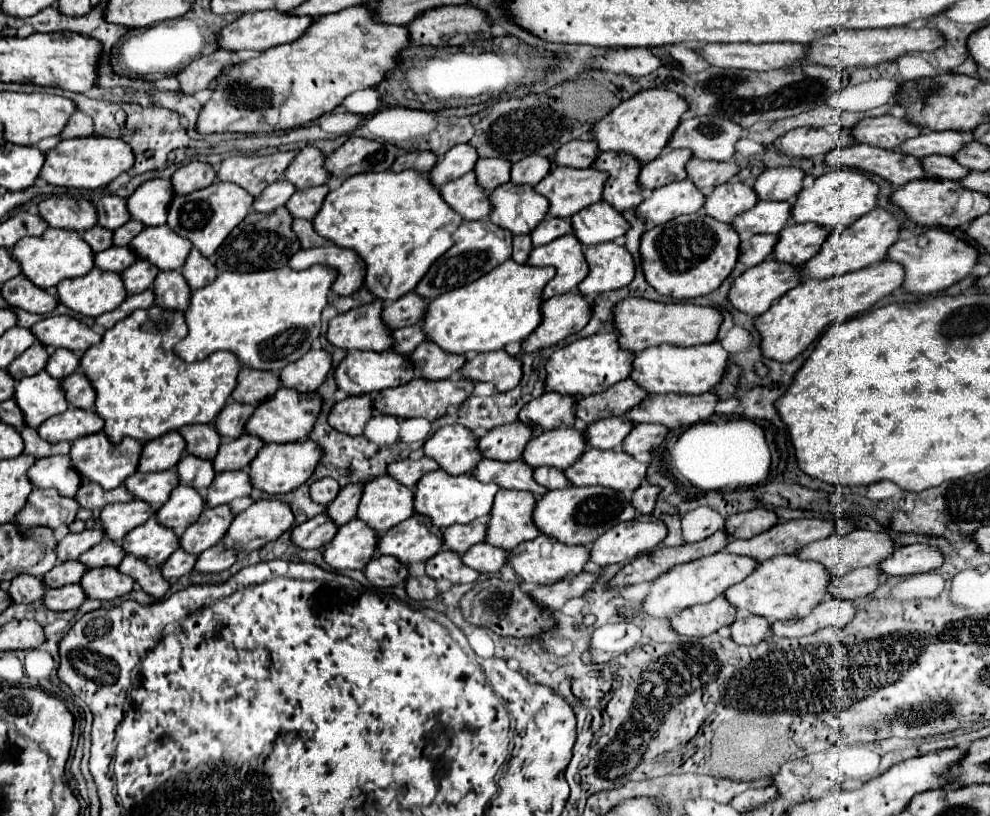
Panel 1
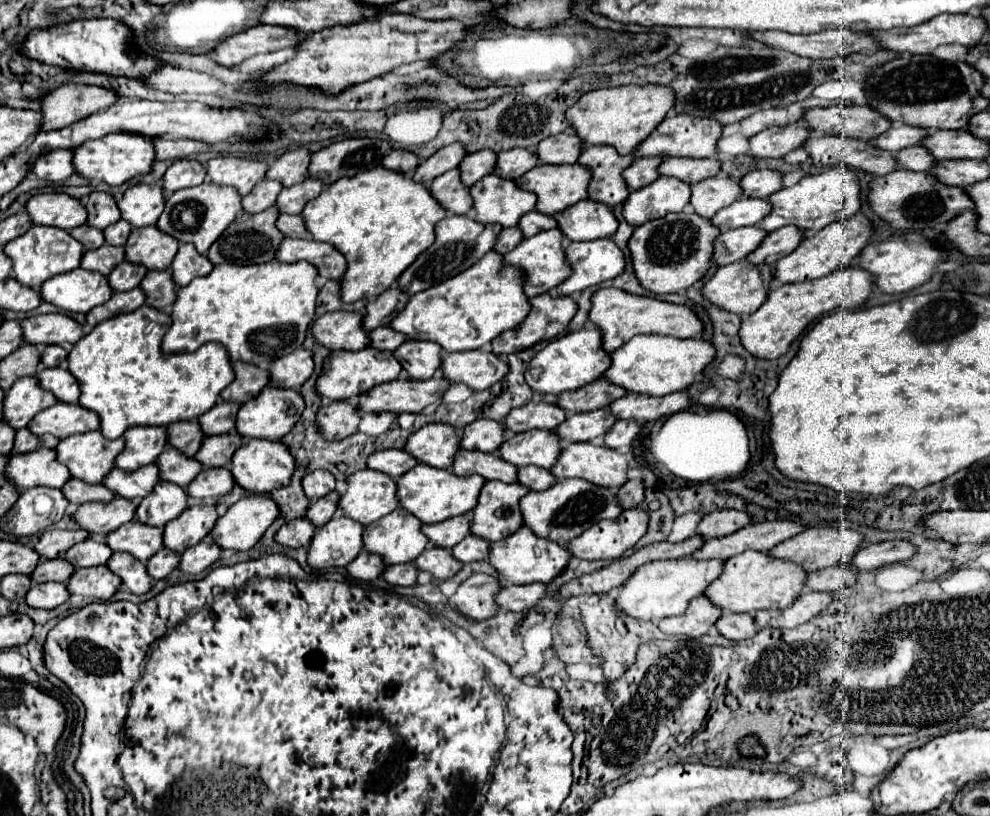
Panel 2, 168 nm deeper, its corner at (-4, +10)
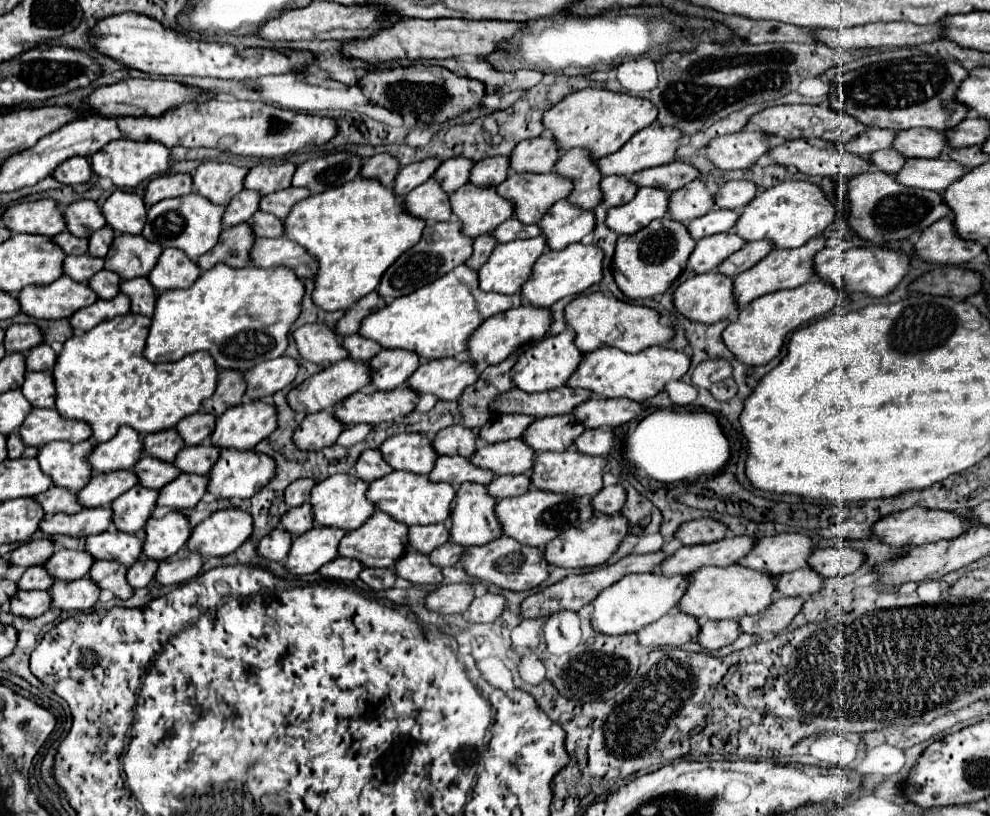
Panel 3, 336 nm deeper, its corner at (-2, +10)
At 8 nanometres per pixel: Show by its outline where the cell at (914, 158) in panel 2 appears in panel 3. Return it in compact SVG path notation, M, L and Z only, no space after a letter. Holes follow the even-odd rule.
M883 149L883 151L879 151L879 153L873 153L869 159L875 161L875 165L877 165L879 171L885 171L885 173L891 173L891 175L899 173L899 171L903 169L905 161L907 161L907 159L905 159L901 153L897 153L895 149Z

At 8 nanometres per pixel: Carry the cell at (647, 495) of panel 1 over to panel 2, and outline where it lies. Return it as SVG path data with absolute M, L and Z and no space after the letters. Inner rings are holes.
M629 479L617 491L617 499L621 501L621 509L639 507L639 503L643 501L643 483L641 483L641 479Z

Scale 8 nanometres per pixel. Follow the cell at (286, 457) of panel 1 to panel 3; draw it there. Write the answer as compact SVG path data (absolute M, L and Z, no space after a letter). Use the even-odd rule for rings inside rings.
M221 449L219 461L209 471L209 487L207 487L207 491L217 495L219 499L233 499L233 497L249 499L257 491L261 491L265 485L269 485L269 481L273 477L275 477L275 459L273 457L269 457L265 453L257 453L255 449L247 449L247 451Z

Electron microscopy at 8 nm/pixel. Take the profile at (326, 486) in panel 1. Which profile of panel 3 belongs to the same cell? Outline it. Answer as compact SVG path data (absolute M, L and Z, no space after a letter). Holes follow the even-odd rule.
M297 479L285 489L285 501L289 507L299 507L309 499L311 489L317 485L315 479Z

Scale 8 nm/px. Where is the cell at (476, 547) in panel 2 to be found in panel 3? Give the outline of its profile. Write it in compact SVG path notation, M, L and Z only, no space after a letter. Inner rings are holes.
M453 541L441 545L439 549L435 549L429 559L433 565L439 565L439 567L449 567L449 565L457 565L459 563L459 557L463 555L463 545L457 545Z

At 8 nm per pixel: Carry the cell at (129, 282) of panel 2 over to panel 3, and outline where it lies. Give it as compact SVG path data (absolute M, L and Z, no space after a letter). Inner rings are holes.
M99 271L95 273L95 277L91 277L89 281L91 289L95 289L95 293L101 297L101 299L111 299L119 293L119 285L121 285L121 277L113 271Z

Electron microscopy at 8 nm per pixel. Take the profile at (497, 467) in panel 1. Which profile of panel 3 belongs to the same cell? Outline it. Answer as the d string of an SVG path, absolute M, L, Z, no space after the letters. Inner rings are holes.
M439 457L435 463L435 469L431 471L429 479L431 481L445 481L451 485L461 485L465 481L475 481L481 485L489 485L493 481L495 473L489 469L477 467L471 463L467 457Z

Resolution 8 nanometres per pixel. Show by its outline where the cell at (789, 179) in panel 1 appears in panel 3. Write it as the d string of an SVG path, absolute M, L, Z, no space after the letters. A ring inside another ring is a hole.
M727 181L715 193L715 205L721 209L743 209L755 197L757 185L753 181Z

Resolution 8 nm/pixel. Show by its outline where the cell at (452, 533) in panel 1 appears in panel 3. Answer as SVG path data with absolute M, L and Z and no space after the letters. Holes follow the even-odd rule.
M445 523L427 525L427 527L421 527L421 525L409 527L409 547L417 549L419 553L425 553L425 555L435 551L443 543L447 543L449 537L451 537L451 533Z

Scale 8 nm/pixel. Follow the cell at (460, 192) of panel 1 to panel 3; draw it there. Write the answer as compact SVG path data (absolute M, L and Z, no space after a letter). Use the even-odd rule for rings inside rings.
M431 177L405 197L405 207L411 215L425 221L451 221L453 209L449 195L443 191L441 183Z

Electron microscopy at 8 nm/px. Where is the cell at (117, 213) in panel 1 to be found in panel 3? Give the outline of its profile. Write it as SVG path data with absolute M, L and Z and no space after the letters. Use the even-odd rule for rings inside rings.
M81 199L71 203L65 209L65 221L67 221L67 231L71 231L77 237L91 237L97 229L107 225L101 207L91 199Z

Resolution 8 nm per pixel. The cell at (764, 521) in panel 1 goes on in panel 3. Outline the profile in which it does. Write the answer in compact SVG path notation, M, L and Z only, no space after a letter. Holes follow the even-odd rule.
M701 517L695 521L687 521L683 523L675 537L683 543L683 545L701 545L701 543L713 543L713 541L721 541L723 537L727 537L729 527L717 519L709 519L709 517Z

